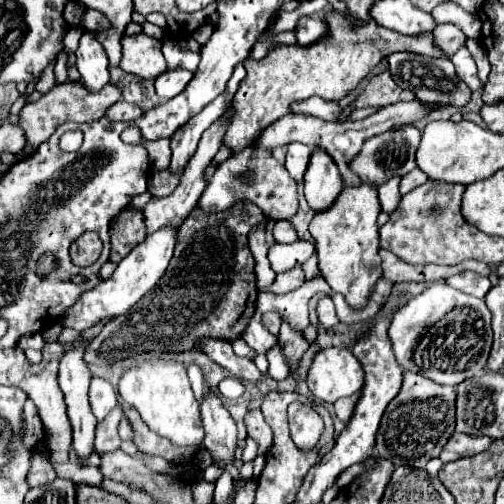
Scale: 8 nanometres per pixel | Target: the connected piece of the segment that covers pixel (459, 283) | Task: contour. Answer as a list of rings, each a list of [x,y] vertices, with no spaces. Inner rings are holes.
[[[464,271],[464,273],[458,273],[458,275],[452,275],[448,279],[448,285],[454,287],[454,289],[460,289],[468,295],[474,295],[478,299],[484,299],[486,293],[490,291],[490,279],[488,277],[482,277],[478,273],[472,273],[472,271]]]

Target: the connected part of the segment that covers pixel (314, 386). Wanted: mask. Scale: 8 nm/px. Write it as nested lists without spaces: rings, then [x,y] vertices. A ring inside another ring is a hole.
[[[330,347],[314,357],[306,383],[320,401],[334,403],[362,391],[364,369],[350,349]]]

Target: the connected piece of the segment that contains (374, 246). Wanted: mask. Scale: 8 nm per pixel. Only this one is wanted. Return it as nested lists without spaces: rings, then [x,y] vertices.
[[[360,181],[360,185],[344,187],[334,205],[318,211],[310,223],[310,233],[316,241],[318,267],[322,277],[336,293],[342,293],[348,305],[352,305],[354,309],[360,309],[368,303],[370,291],[382,277],[376,223],[380,211],[382,207],[378,201],[378,187],[374,183]]]

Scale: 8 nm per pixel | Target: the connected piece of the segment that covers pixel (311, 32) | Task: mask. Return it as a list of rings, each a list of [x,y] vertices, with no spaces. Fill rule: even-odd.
[[[302,17],[296,25],[296,39],[298,39],[298,45],[302,45],[302,47],[316,43],[318,39],[322,39],[326,35],[328,35],[328,27],[324,25],[322,19]]]

